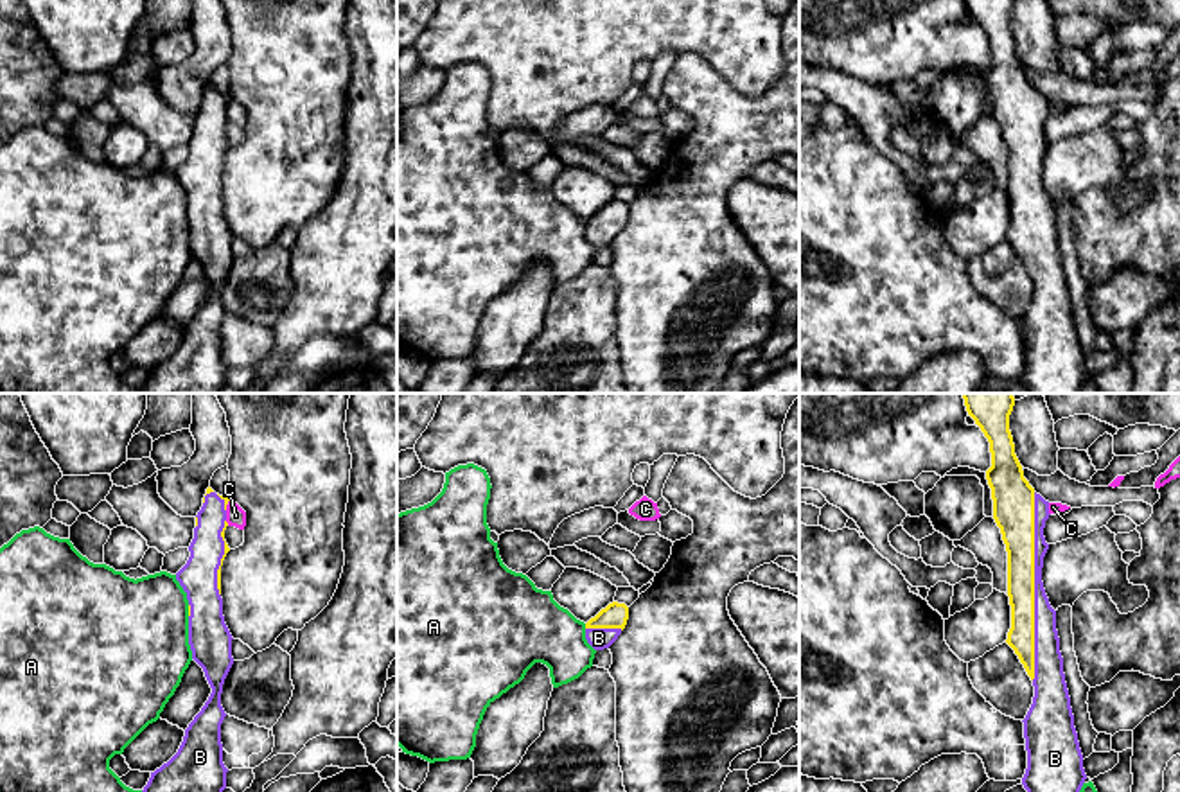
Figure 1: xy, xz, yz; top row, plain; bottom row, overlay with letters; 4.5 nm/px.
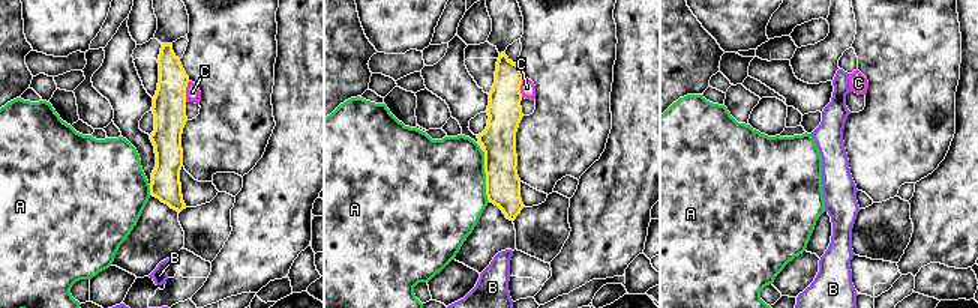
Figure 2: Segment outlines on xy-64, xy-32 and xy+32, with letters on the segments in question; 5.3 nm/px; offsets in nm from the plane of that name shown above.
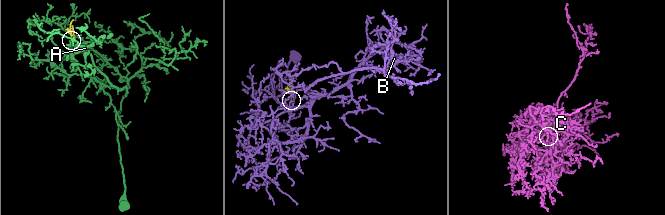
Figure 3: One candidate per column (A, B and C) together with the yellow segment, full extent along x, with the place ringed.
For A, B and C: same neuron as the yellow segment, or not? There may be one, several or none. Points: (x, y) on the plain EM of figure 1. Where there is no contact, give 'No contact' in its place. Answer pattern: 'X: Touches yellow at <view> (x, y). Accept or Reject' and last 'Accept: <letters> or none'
A: Touches yellow at xz (586, 223). Reject
B: Touches yellow at yz (1033, 184). Accept
C: Touches yellow at xy (227, 121). Reject
Accept: B

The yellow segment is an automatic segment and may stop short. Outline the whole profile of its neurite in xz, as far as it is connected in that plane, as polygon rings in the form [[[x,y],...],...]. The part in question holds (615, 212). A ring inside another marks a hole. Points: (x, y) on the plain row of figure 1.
[[[612,199],[586,221],[586,237],[594,248],[609,246],[629,217],[629,205]]]

